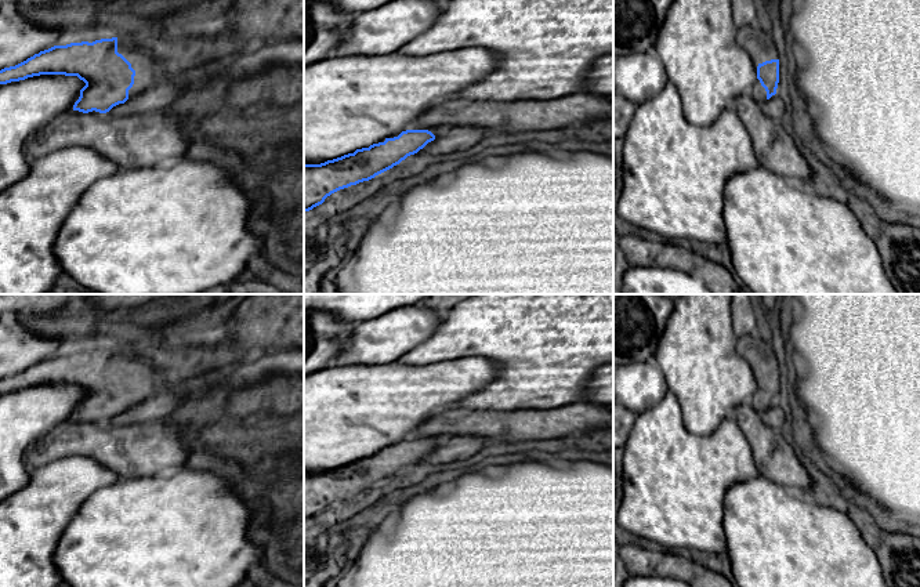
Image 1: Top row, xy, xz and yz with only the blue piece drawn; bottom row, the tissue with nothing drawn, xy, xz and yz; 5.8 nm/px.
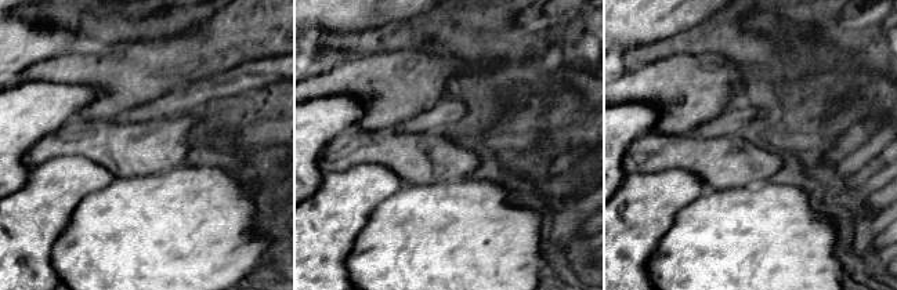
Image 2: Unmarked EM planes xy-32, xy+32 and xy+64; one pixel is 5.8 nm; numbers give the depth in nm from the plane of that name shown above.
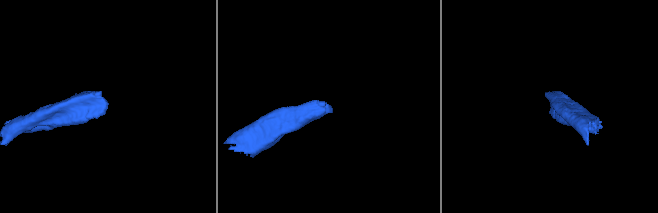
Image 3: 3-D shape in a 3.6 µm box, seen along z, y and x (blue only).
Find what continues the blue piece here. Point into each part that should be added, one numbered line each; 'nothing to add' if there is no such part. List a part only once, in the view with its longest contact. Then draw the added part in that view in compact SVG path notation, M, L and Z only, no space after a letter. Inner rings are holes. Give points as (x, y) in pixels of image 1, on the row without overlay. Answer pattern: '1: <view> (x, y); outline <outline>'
1: xy (264, 323); outline M246 294L239 304L235 322L217 344L182 344L146 347L117 347L117 362L135 380L128 407L141 405L151 396L215 369L231 369L242 365L253 352L275 352L289 348L304 349L304 294Z

